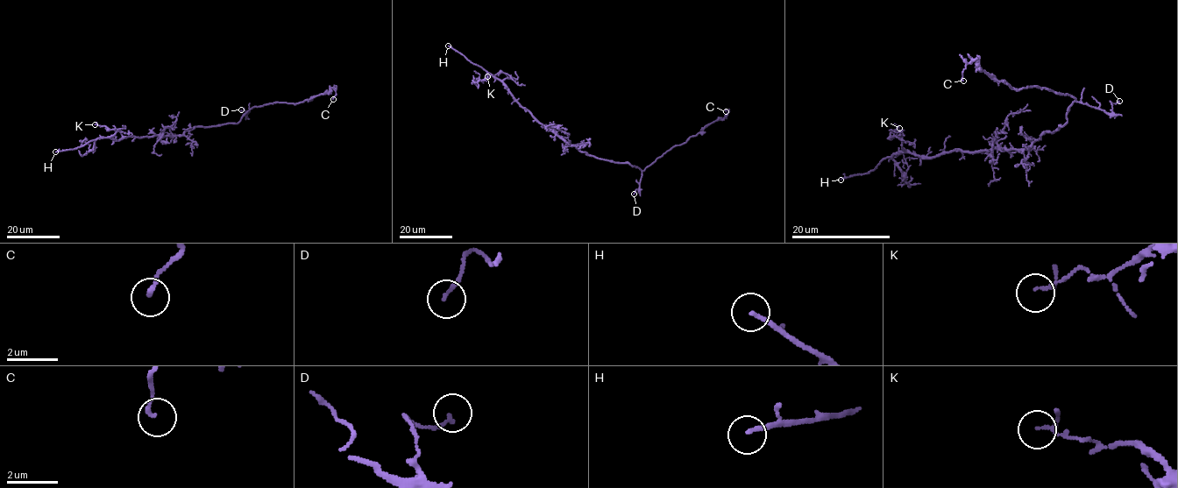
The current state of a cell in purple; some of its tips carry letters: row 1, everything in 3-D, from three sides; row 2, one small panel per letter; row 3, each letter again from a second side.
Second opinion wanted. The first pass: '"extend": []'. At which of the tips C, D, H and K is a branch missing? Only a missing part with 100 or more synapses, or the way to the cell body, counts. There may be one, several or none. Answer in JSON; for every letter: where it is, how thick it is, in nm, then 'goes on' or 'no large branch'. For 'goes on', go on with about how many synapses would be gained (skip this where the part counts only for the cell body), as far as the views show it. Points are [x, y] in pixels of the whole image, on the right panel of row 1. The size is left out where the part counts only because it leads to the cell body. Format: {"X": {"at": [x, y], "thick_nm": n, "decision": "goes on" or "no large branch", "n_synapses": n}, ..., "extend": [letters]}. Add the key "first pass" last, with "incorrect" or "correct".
{"C": {"at": [963, 81], "thick_nm": 140, "decision": "no large branch"}, "D": {"at": [1119, 101], "thick_nm": 150, "decision": "no large branch"}, "H": {"at": [840, 180], "thick_nm": 150, "decision": "goes on"}, "K": {"at": [899, 128], "thick_nm": 100, "decision": "no large branch"}, "extend": ["H"], "first pass": "incorrect"}

